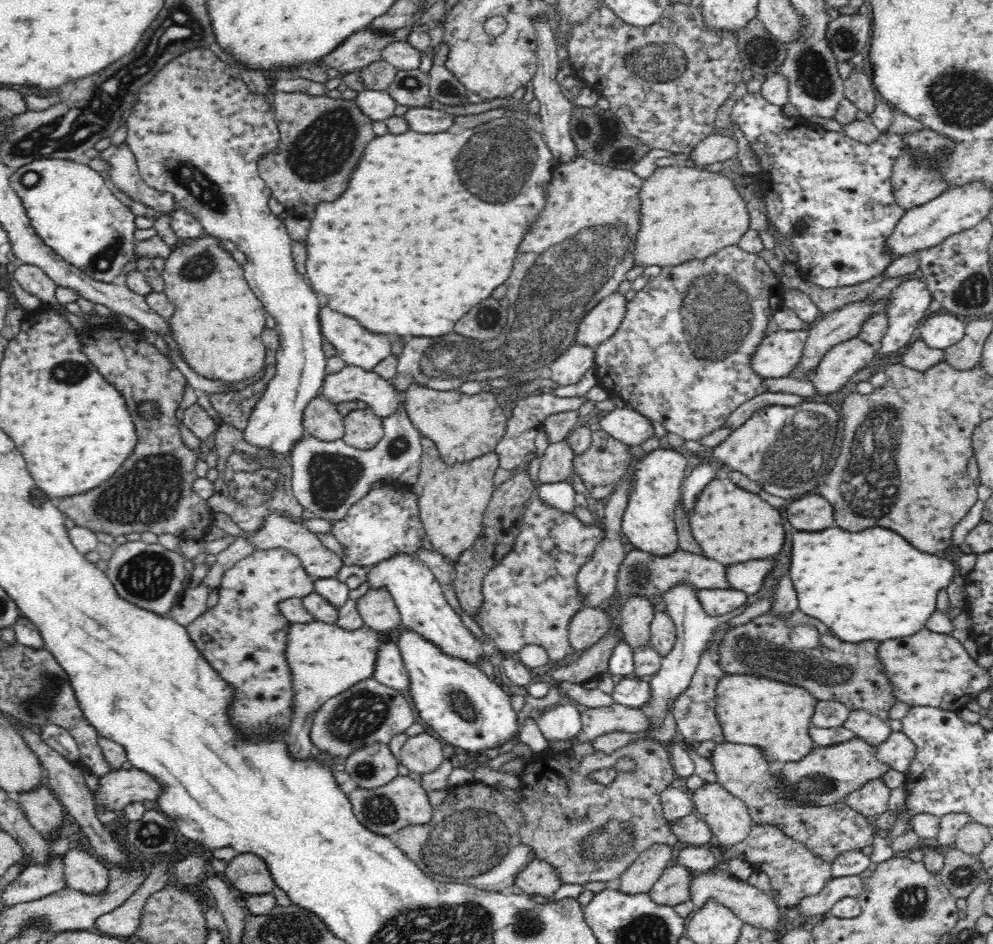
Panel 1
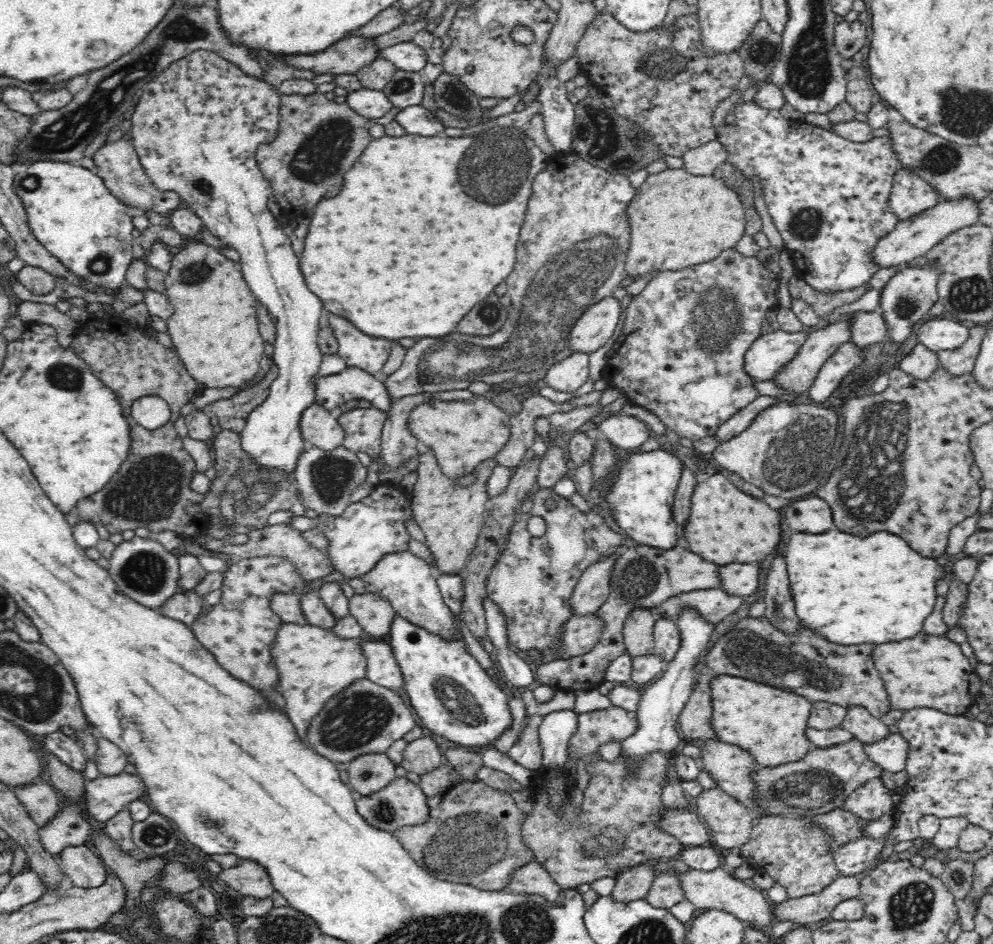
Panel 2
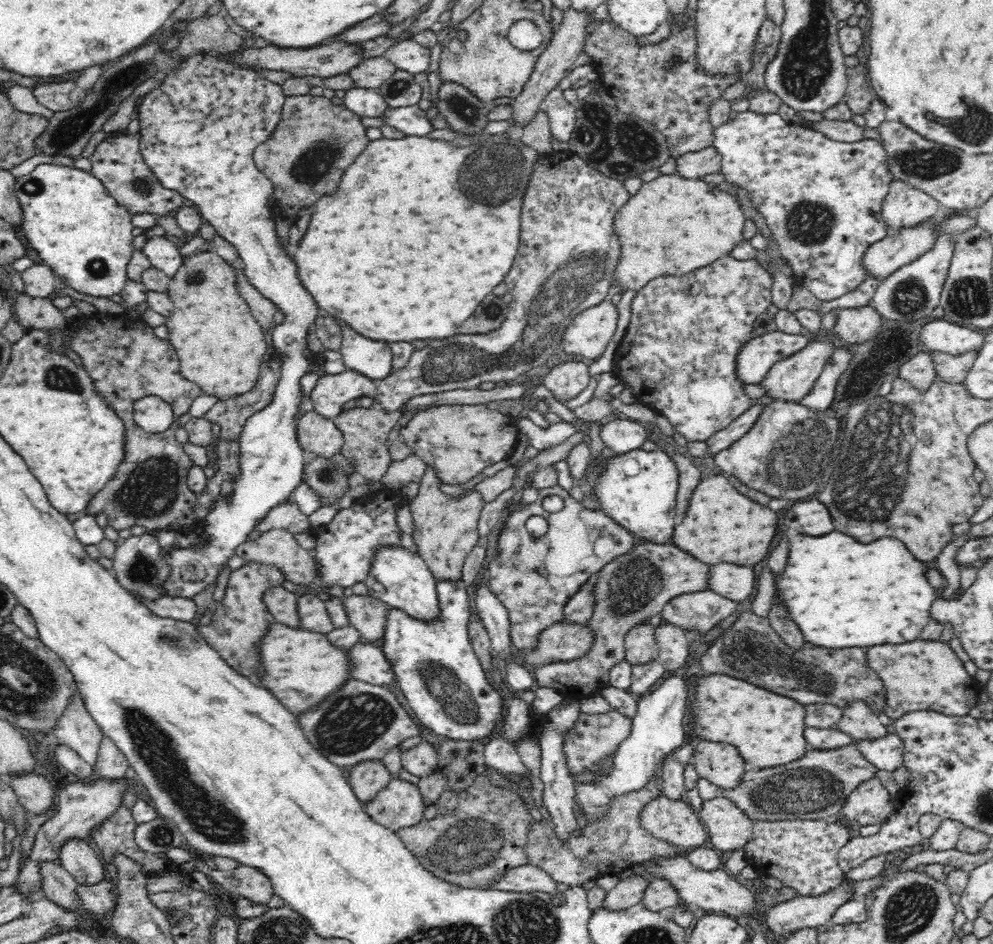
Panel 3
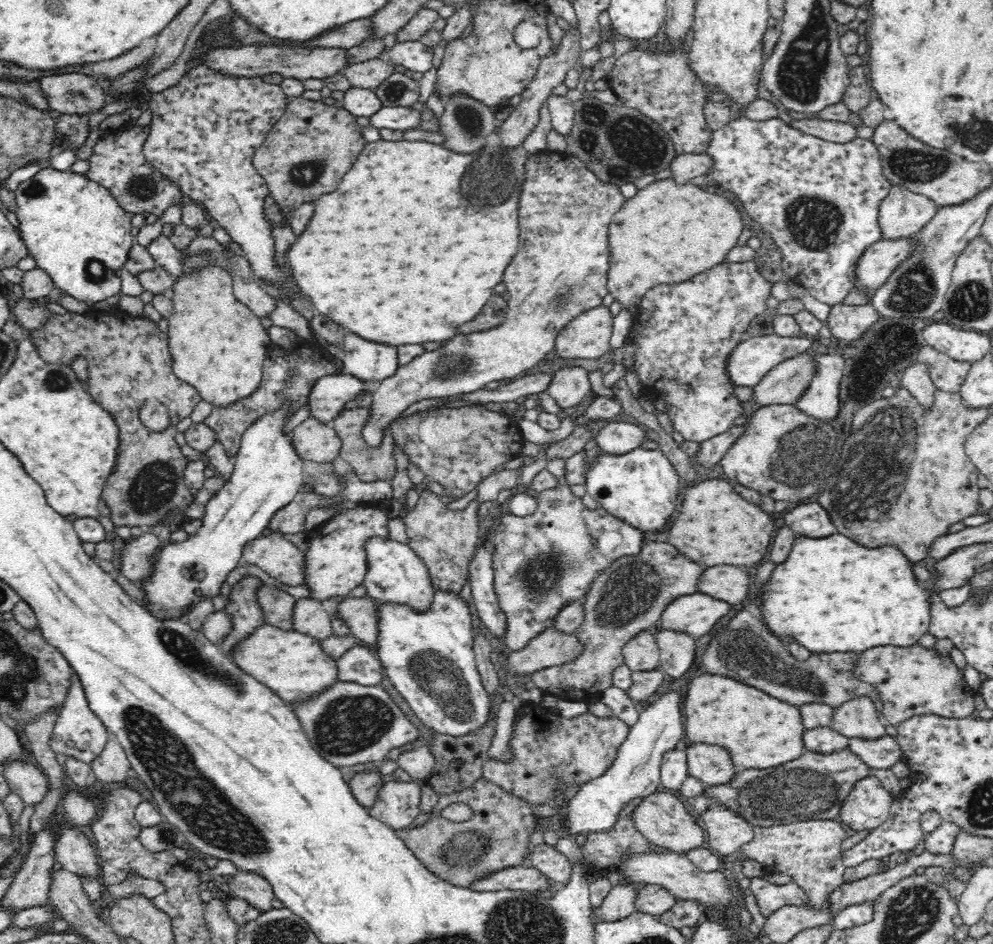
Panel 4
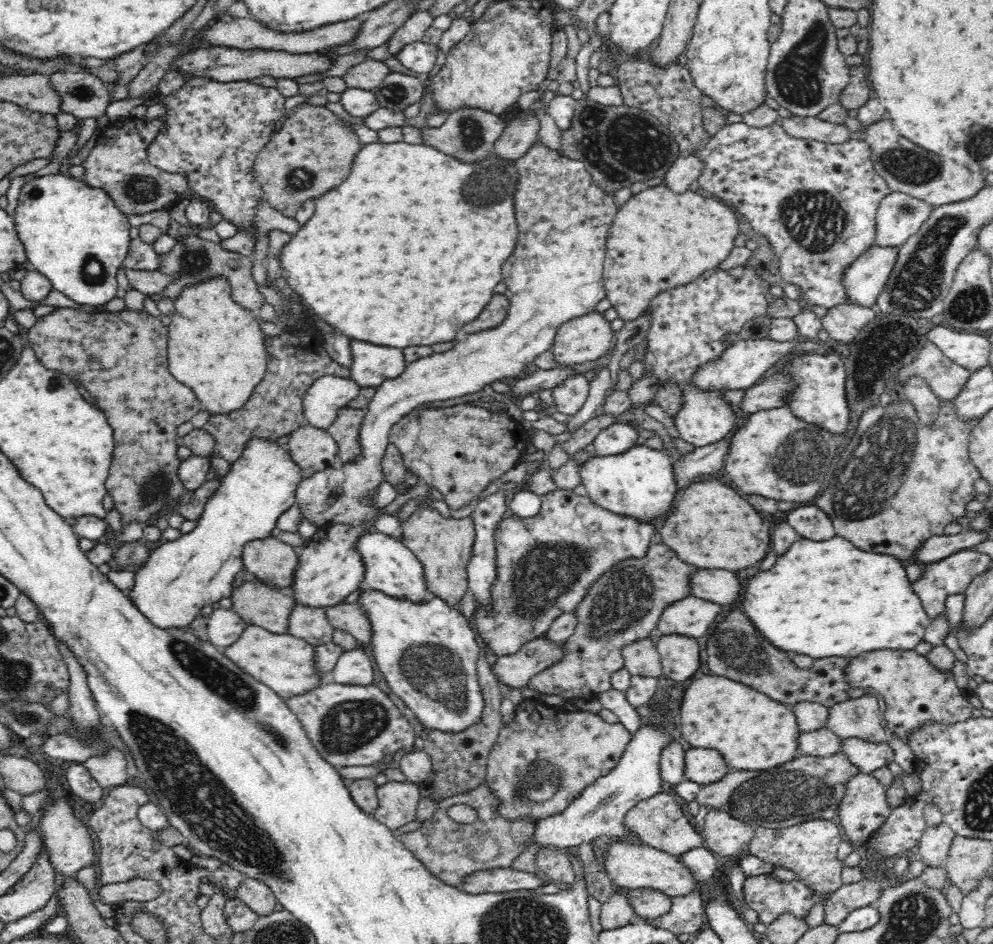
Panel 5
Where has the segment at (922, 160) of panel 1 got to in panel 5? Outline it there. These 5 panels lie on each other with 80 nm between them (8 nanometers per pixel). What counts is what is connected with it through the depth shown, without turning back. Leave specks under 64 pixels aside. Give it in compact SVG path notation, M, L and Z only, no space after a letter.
M891 192L879 205L876 245L900 247L930 219L935 207L904 192Z

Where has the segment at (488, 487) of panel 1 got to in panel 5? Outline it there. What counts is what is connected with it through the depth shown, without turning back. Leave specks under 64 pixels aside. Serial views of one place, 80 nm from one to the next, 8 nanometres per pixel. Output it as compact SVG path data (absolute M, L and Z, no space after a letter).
M424 498L403 522L402 543L422 561L428 589L449 601L450 605L458 606L468 590L467 564L473 555L475 538L474 519L471 516L444 518L442 512L434 508L430 498Z

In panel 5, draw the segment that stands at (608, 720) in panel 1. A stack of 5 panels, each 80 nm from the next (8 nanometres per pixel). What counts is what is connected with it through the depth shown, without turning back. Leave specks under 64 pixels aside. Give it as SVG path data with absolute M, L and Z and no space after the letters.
M524 698L515 708L514 722L501 726L497 744L486 763L485 780L498 797L502 798L501 813L505 817L527 816L535 821L542 820L564 812L568 803L586 786L598 777L607 775L618 762L630 738L631 732L620 721L606 722L590 712L568 714L547 707L538 699Z

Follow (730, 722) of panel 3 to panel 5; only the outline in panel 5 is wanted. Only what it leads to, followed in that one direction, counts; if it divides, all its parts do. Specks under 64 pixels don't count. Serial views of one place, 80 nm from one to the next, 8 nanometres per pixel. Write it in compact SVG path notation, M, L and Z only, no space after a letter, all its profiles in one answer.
M722 676L692 680L680 717L682 735L692 747L718 748L736 770L766 771L800 756L801 733L793 708Z

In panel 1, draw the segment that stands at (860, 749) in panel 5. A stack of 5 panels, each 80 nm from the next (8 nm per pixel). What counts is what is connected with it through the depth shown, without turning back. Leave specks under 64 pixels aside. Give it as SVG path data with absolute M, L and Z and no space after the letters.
M892 731L890 737L883 744L876 746L876 748L878 759L884 763L888 763L890 768L903 773L908 771L910 764L912 764L912 760L916 759L916 744L902 731Z

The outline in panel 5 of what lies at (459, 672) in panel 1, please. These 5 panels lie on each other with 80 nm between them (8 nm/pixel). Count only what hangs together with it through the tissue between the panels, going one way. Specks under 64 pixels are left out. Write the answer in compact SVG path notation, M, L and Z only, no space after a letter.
M360 589L358 601L364 605L364 611L372 621L372 654L378 669L386 677L392 696L404 703L414 716L422 722L426 731L442 731L453 734L482 722L485 698L477 676L479 657L477 635L472 630L470 618L466 618L456 605L435 595L429 601L416 604L409 600L396 600L381 592Z

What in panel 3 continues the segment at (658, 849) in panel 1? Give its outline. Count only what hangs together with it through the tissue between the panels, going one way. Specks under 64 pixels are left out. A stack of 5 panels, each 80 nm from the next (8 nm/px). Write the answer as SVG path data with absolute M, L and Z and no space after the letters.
M631 874L631 876L626 876L624 880L619 880L618 884L606 893L605 908L618 910L640 903L650 880L648 874Z

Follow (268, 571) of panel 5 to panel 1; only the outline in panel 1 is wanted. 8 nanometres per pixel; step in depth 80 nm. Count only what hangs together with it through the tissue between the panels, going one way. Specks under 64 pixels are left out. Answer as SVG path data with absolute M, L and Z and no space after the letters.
M224 512L217 513L214 516L214 525L224 529L228 534L243 537L254 550L267 550L267 548L276 547L289 549L300 557L302 566L314 579L336 577L338 576L338 572L340 572L340 568L343 566L341 556L338 556L338 553L334 553L328 549L328 547L324 546L322 539L318 537L318 533L310 530L306 525L302 524L302 522L294 522L294 520L292 520L290 516L286 516L286 514L278 514L278 512L276 512L276 514L270 513L267 516L265 525L254 532L244 531L235 524L229 514L224 514Z

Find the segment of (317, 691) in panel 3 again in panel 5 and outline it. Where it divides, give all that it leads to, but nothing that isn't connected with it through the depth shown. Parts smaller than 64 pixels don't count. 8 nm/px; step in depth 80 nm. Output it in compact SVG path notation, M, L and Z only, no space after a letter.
M250 624L242 631L236 642L222 650L236 666L287 701L296 696L306 695L324 682L330 681L329 677L323 676L318 669L316 645L290 633L275 633Z

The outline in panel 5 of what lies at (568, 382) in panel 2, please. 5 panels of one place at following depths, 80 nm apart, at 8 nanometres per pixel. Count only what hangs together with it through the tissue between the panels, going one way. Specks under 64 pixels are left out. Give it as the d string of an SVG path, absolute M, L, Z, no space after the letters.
M582 371L568 375L562 382L551 388L556 410L566 415L573 415L584 404L590 390L590 380Z

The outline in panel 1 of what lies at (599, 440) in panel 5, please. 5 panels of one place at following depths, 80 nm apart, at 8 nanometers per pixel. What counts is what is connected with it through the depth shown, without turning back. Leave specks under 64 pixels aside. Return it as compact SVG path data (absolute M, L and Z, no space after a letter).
M628 405L608 411L599 423L604 431L630 446L641 445L648 437L655 436L650 419Z

